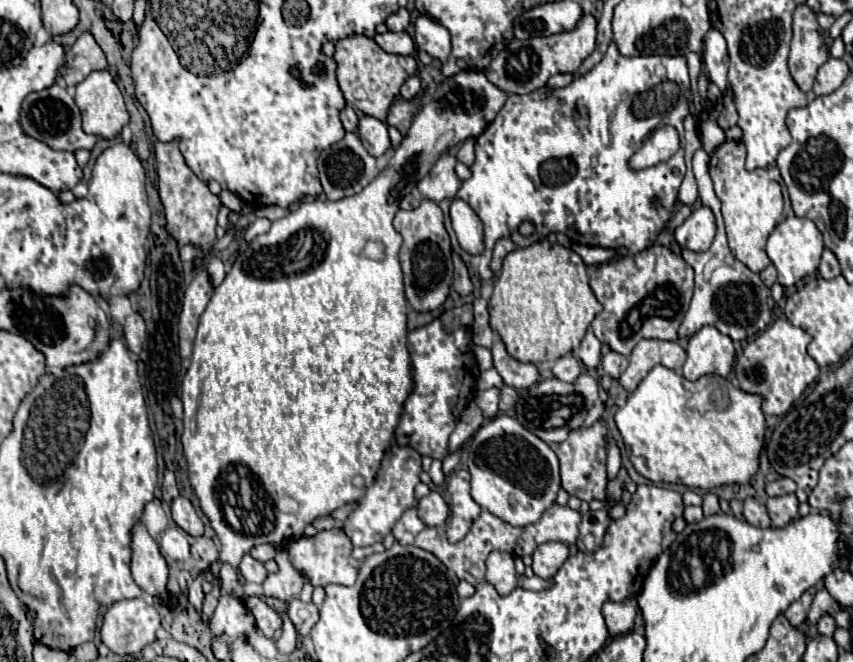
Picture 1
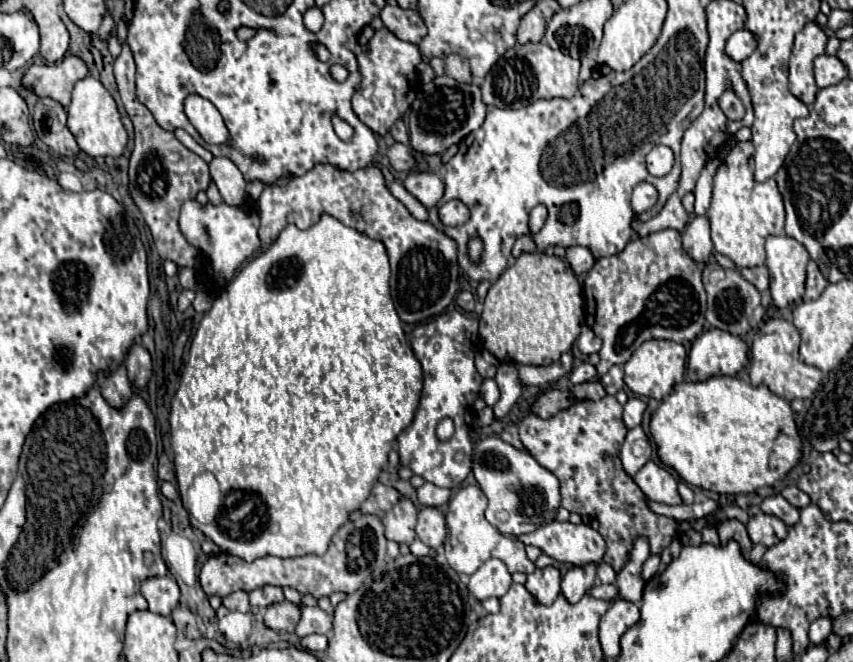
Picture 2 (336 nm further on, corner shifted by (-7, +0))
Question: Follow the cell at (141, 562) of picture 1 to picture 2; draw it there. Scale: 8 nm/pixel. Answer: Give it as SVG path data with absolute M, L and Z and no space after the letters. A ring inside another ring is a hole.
M147 578L141 586L141 594L149 602L149 610L155 614L169 616L179 604L179 586L173 578Z

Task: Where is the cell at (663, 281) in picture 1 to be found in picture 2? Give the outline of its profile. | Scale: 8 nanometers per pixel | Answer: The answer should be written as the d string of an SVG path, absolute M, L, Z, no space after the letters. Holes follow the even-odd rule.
M661 230L661 232L655 232L655 234L649 234L645 238L633 238L619 254L613 254L609 258L599 258L595 260L595 266L589 270L585 282L583 282L583 298L585 298L585 324L603 340L603 348L599 350L599 356L601 356L601 364L599 368L599 374L603 374L605 370L609 370L613 364L617 366L623 366L631 354L647 340L653 340L653 338L665 338L665 340L673 340L673 342L679 342L683 346L689 346L699 334L701 330L705 328L705 308L707 308L707 302L705 302L705 288L701 284L701 270L699 266L687 256L687 252L681 248L681 234L677 230Z

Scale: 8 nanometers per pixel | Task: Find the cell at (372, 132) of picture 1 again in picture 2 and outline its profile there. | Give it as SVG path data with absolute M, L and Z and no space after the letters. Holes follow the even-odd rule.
M393 144L389 148L389 162L397 172L409 172L417 166L415 156L411 154L411 148L407 148L405 144Z

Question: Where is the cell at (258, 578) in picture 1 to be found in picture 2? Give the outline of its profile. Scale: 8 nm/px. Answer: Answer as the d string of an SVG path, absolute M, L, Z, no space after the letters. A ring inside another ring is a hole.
M263 586L259 590L253 590L249 598L251 598L251 606L257 606L257 608L267 608L271 604L279 604L285 600L283 590L277 586Z

